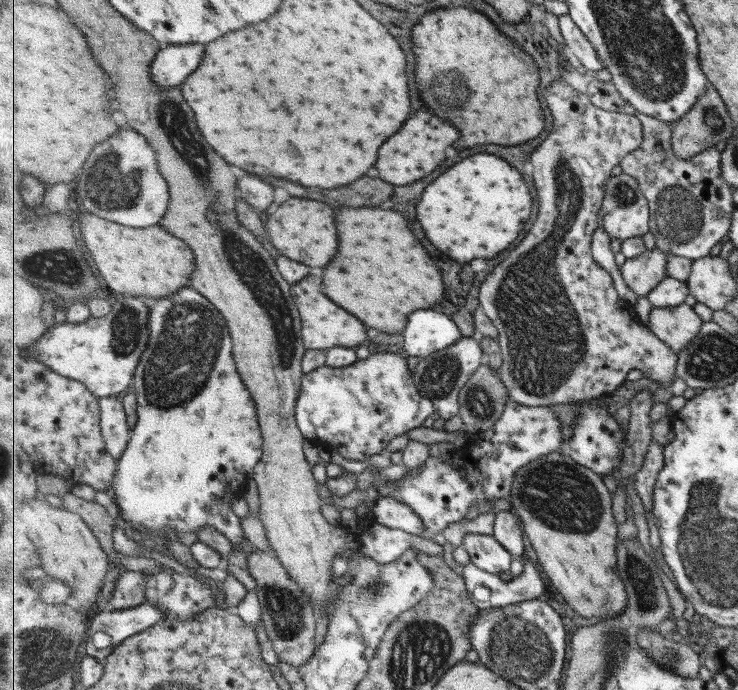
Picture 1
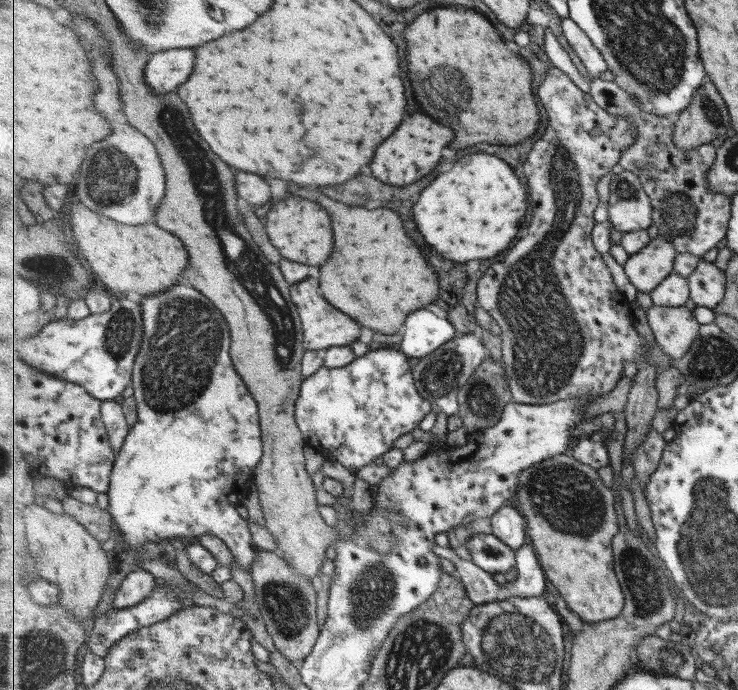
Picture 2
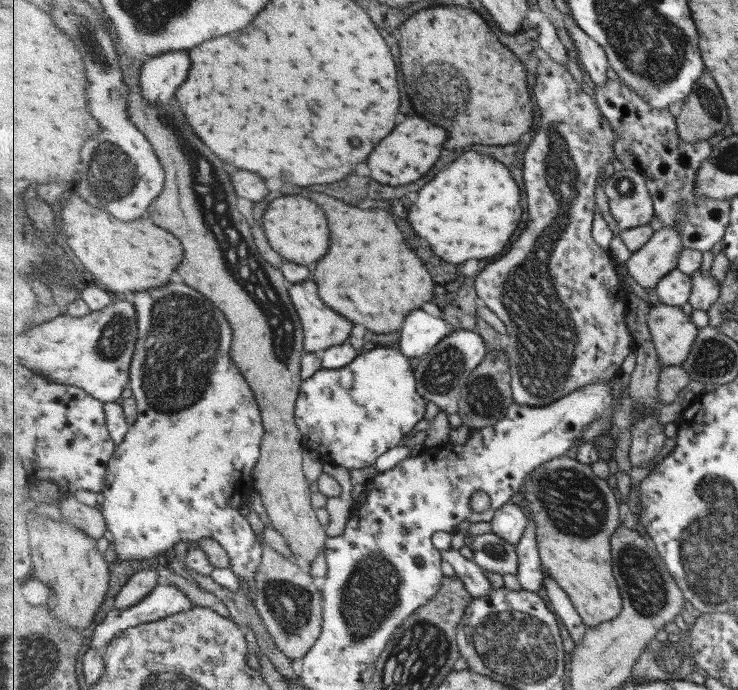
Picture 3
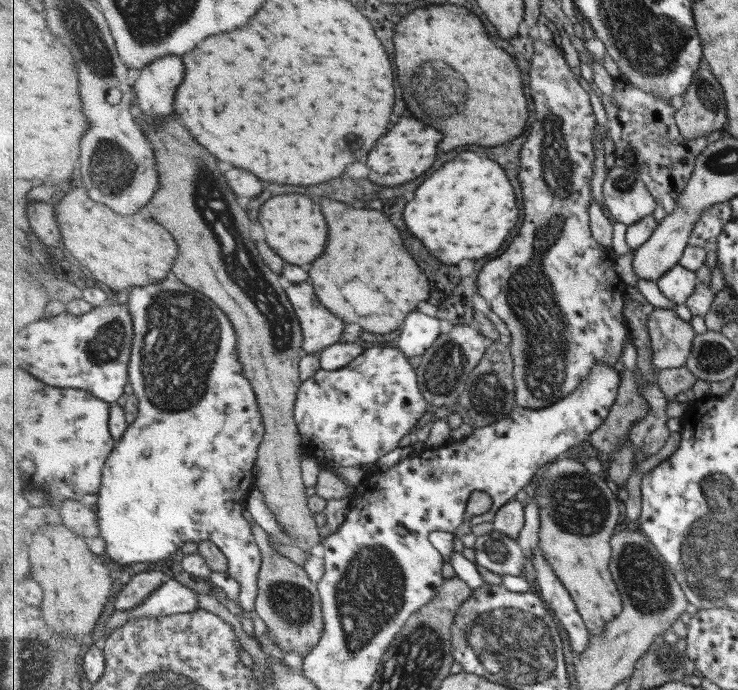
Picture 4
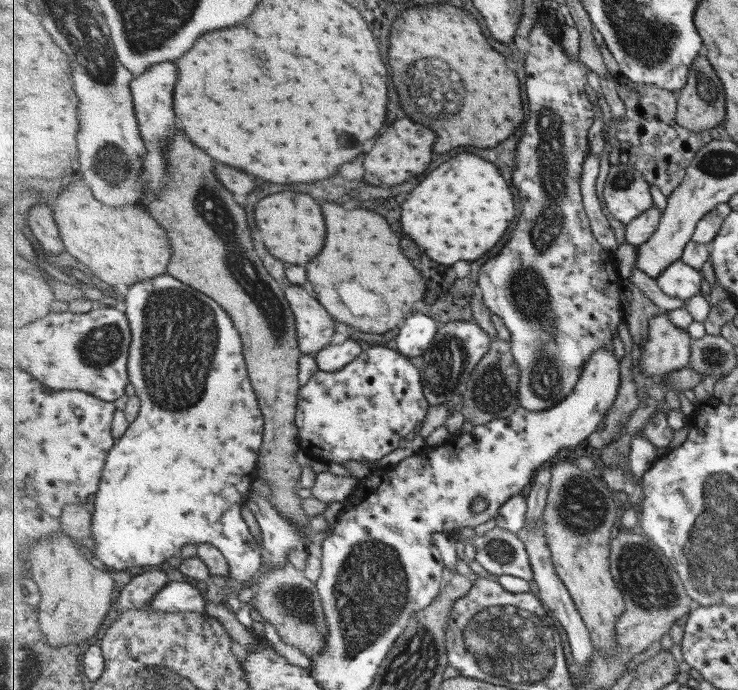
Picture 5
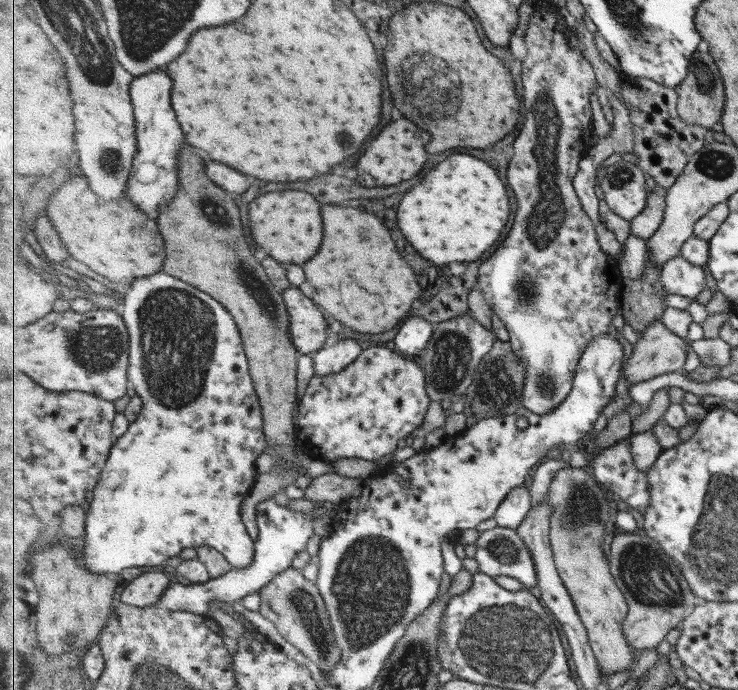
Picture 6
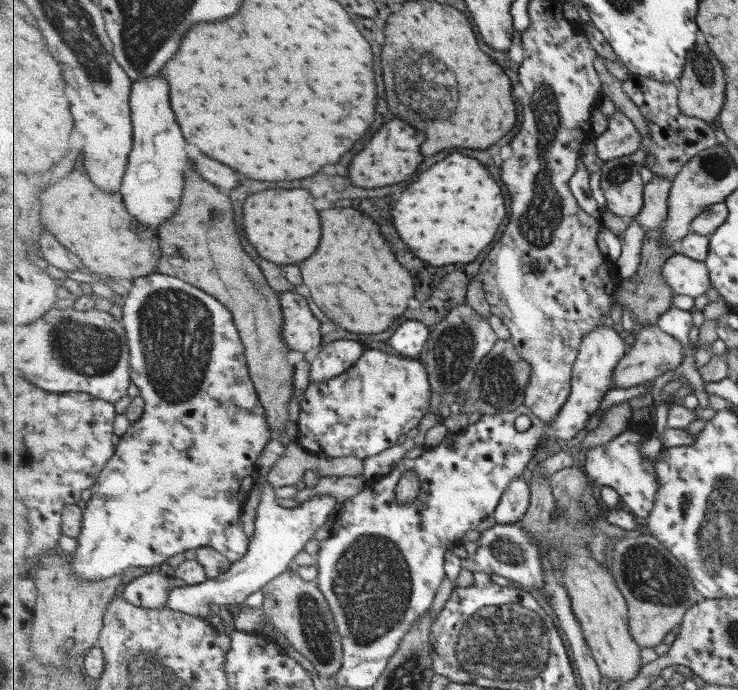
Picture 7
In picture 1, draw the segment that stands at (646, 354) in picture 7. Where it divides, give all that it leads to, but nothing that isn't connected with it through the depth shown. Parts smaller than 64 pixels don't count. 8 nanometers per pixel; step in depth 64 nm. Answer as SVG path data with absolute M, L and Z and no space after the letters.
M690 304L669 308L653 308L649 313L649 327L677 354L702 331L703 320Z

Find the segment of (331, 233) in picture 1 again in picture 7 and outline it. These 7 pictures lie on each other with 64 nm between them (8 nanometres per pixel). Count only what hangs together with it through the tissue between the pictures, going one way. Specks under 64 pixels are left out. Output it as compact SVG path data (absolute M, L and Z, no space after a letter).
M267 190L251 196L245 204L245 236L259 250L259 254L277 264L297 264L315 254L321 242L321 218L315 208L315 198L307 190Z

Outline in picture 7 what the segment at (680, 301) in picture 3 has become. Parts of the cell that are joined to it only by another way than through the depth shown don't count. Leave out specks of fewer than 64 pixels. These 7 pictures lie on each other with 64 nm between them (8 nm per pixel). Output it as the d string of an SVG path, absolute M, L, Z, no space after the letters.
M678 250L677 254L666 260L662 273L677 295L687 295L694 299L705 295L712 286L710 268L705 261L693 260Z

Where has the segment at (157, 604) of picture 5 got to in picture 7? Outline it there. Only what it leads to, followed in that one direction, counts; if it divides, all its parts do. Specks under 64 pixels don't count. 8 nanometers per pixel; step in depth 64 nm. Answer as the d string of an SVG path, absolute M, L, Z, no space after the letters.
M261 475L261 478L257 478L255 486L261 492L261 502L257 508L255 535L250 538L250 551L247 552L247 557L233 563L231 569L218 578L207 579L196 585L186 584L171 588L166 604L169 609L206 618L211 614L211 604L216 603L222 609L226 609L230 604L244 605L249 594L255 594L257 590L262 590L292 566L295 556L301 550L305 550L307 542L313 539L315 532L327 522L333 507L338 503L335 497L319 495L313 500L299 504L296 508L281 508L275 502L276 497L272 485L264 476Z

